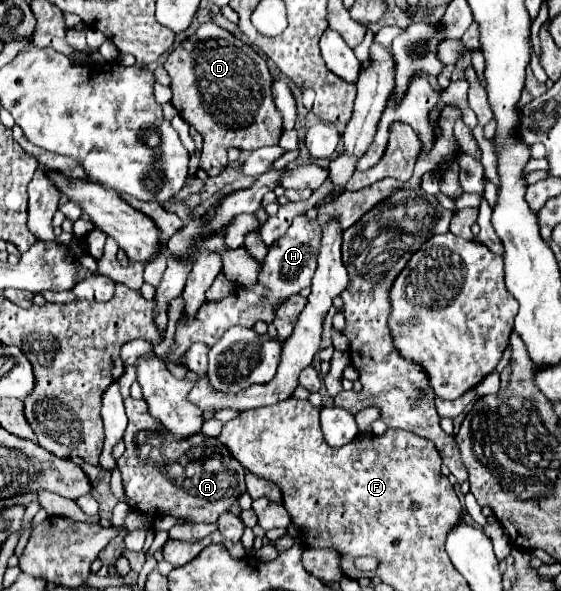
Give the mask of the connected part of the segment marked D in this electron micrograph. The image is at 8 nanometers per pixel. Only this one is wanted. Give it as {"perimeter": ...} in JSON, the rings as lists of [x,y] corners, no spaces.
{"perimeter":[[[206,22],[192,38],[186,38],[170,52],[164,68],[172,78],[174,108],[204,138],[200,168],[206,170],[208,176],[216,176],[228,164],[226,150],[232,146],[240,150],[258,150],[278,144],[282,136],[282,118],[272,102],[268,64],[242,40]]]}

